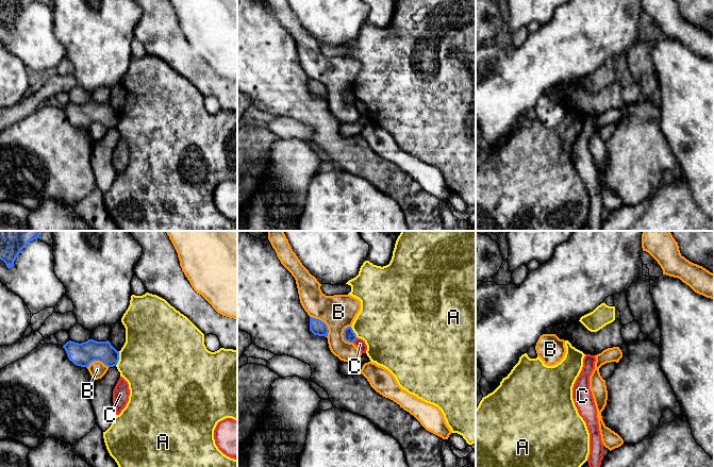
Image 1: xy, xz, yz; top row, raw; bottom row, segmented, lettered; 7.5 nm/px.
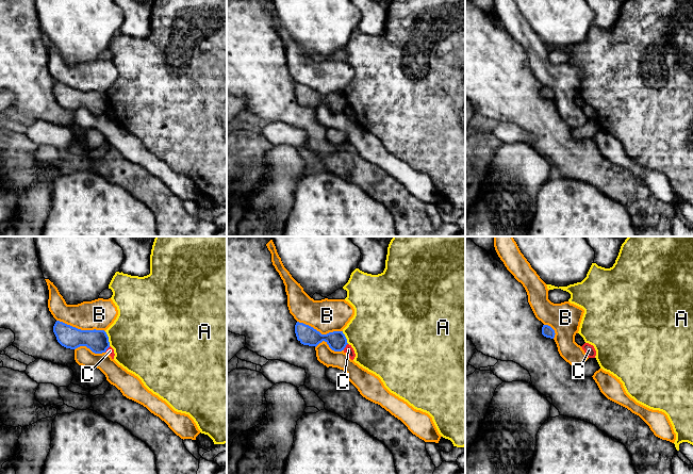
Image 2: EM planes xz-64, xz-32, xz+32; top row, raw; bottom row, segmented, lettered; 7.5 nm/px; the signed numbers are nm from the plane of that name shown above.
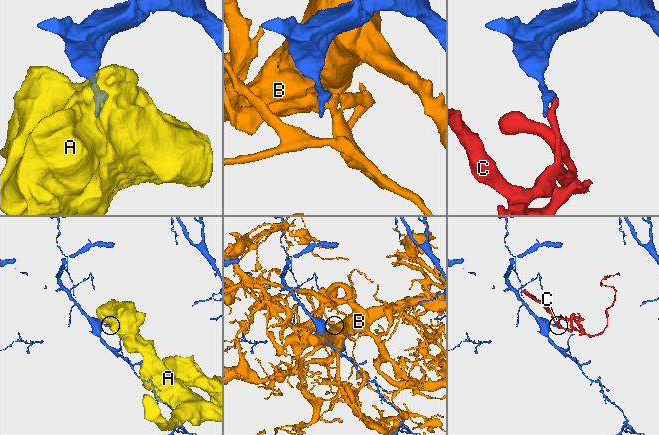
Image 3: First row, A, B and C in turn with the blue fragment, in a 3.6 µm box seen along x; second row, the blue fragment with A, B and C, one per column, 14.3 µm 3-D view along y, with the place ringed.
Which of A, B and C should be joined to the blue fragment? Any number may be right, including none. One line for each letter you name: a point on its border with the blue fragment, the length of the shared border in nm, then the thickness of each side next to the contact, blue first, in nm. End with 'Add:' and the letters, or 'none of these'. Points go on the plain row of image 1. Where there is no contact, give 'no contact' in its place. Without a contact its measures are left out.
Add: none of these

